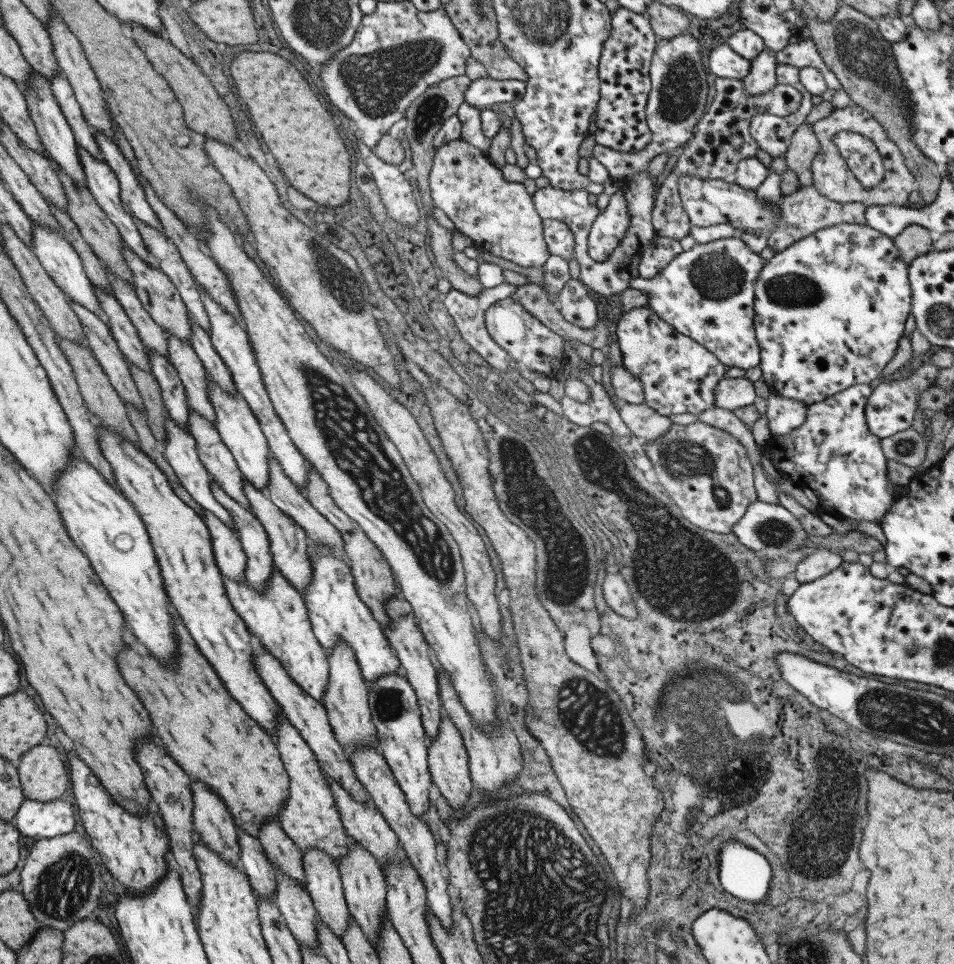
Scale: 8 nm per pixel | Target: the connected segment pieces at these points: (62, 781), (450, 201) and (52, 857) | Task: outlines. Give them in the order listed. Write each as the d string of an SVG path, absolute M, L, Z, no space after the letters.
M50 743L25 752L16 767L25 799L52 802L70 790L68 764Z
M461 138L443 144L440 148L436 148L428 180L430 180L428 188L430 188L435 206L444 211L458 231L475 242L478 250L490 252L490 254L495 254L526 268L529 266L543 268L551 255L543 235L545 221L537 213L533 198L523 184L504 180L501 169L489 161L485 151L472 146Z
M78 833L35 841L20 870L20 891L43 927L68 930L75 922L93 917L103 890L102 859L91 842Z

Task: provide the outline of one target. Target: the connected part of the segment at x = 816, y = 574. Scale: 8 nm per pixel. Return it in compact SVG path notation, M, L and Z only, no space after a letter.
M825 548L812 549L812 552L798 563L793 575L801 584L816 581L836 570L843 561L839 553L830 552Z

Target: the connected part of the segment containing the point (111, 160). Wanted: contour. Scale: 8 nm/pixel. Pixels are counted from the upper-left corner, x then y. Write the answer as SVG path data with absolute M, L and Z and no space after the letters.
M93 133L95 141L113 173L116 175L120 186L120 196L123 204L129 208L130 213L145 222L148 226L163 232L163 226L156 216L150 204L146 202L144 188L137 180L136 173L132 170L130 162L122 156L121 150L114 141L111 141L104 133Z

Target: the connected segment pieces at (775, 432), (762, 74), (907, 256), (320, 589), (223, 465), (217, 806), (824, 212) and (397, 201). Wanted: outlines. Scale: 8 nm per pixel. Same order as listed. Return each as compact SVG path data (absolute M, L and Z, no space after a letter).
M770 391L766 418L771 436L782 436L798 428L805 419L807 405Z
M768 47L751 62L750 73L743 79L745 94L767 94L777 83L776 52Z
M912 223L905 226L894 239L902 258L909 264L916 257L930 252L934 248L935 235L930 230Z
M312 544L309 546L309 556L312 561L313 577L306 588L303 600L312 623L312 630L326 652L330 654L338 641L348 643L355 650L356 662L368 685L382 675L403 673L402 664L393 653L384 626L373 617L371 610L360 599L345 557L336 558L332 556L332 550L328 546Z
M190 409L187 428L194 437L198 456L212 478L218 481L224 492L251 512L243 489L244 476L215 426L200 413Z
M191 781L193 828L202 842L242 871L239 831L226 803L204 782Z
M811 186L800 187L790 195L782 197L780 201L778 219L775 228L768 234L767 246L772 247L775 252L786 250L790 245L810 236L817 230L842 223L866 225L866 205L862 203L834 202L818 192Z
M357 141L366 166L371 170L372 178L380 192L381 200L390 216L402 225L417 224L420 218L420 208L414 196L412 184L398 170L396 164L384 162L374 154L373 149L364 142Z

